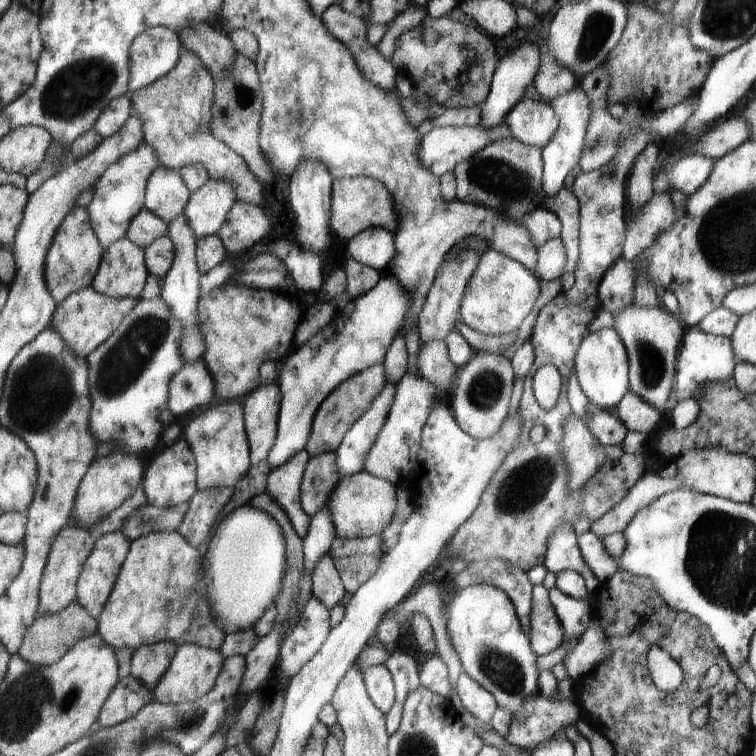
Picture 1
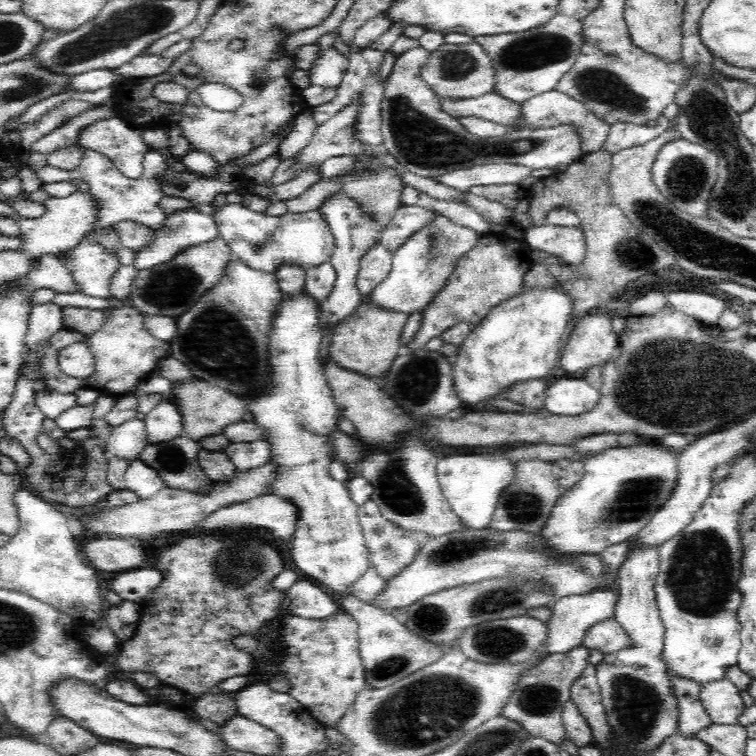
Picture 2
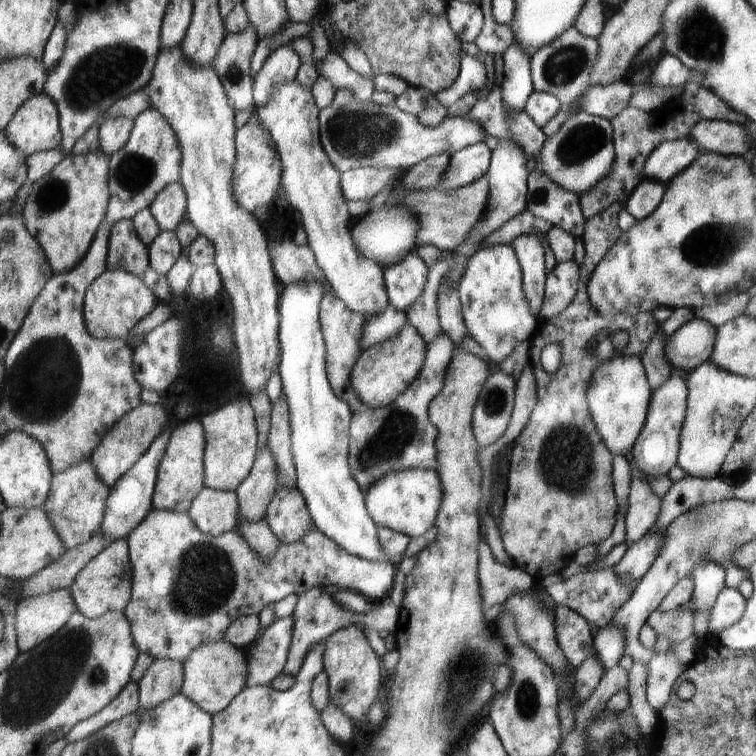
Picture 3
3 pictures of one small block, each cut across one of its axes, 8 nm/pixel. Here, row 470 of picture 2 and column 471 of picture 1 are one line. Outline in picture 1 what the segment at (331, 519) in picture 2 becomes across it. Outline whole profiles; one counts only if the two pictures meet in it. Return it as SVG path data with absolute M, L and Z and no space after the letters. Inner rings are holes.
M489 249L482 254L479 266L475 269L474 276L471 277L462 302L462 321L468 324L477 332L497 337L517 331L521 328L523 320L529 316L533 306L537 302L541 292L541 278L537 278L531 270L525 268L524 264L519 264L515 259L505 253Z

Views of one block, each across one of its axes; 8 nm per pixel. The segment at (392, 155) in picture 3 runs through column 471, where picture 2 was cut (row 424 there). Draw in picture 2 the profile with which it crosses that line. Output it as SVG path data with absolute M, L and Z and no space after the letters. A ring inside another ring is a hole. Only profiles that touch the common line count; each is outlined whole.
M136 418L113 427L104 444L108 458L116 457L128 462L138 459L146 445L148 444L145 421Z

